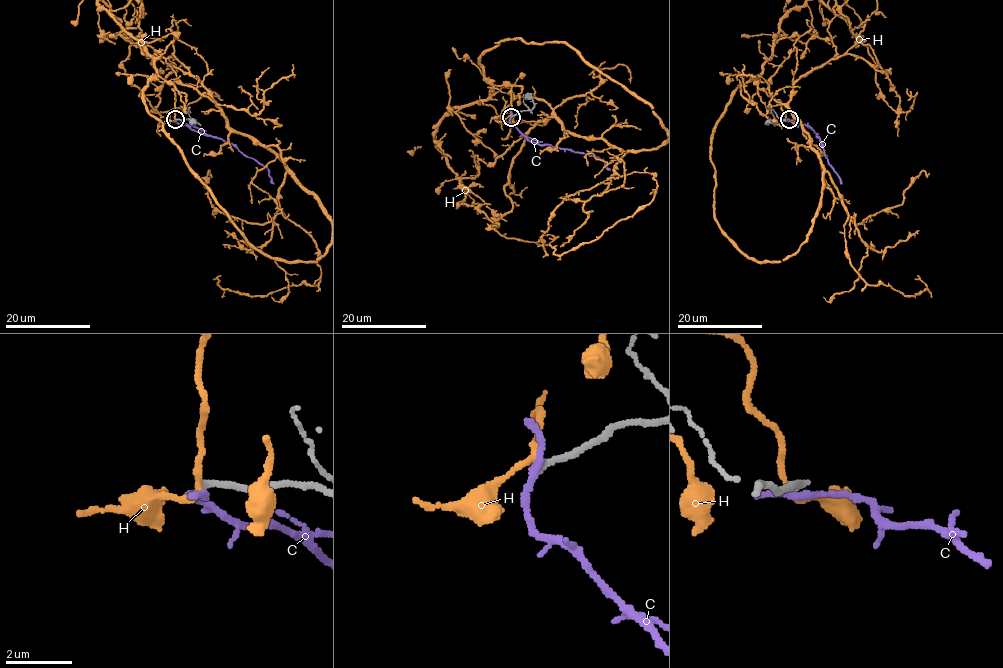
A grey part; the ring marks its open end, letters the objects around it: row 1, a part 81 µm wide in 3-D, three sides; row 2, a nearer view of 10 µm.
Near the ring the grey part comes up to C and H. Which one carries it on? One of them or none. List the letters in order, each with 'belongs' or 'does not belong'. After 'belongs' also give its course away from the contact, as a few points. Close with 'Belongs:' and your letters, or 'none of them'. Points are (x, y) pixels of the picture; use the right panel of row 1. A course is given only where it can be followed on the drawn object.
C: does not belong
H: does not belong
Belongs: none of them

